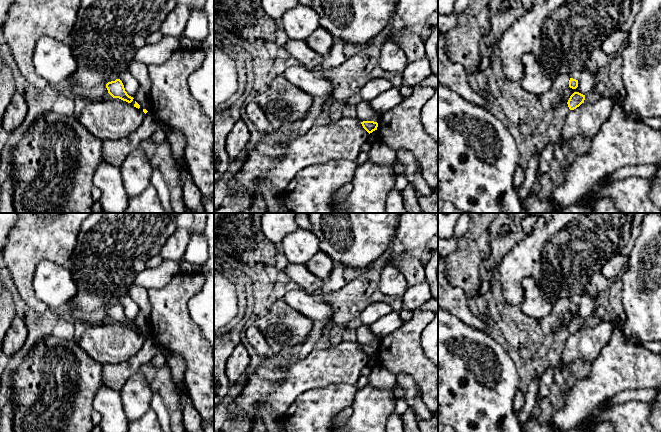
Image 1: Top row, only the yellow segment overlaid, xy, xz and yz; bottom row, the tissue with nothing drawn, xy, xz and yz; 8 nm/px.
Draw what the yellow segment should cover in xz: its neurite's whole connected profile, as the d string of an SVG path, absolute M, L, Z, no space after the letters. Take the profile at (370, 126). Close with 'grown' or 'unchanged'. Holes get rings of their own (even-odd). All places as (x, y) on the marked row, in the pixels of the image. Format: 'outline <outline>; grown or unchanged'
outline M363 121L361 122L363 128L370 134L373 131L377 130L378 123L374 121Z; unchanged

